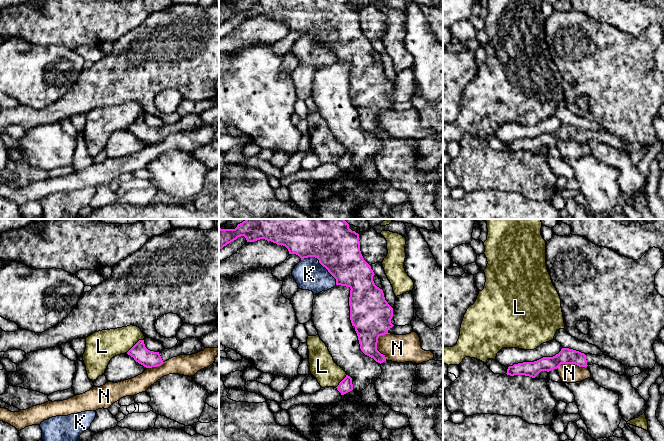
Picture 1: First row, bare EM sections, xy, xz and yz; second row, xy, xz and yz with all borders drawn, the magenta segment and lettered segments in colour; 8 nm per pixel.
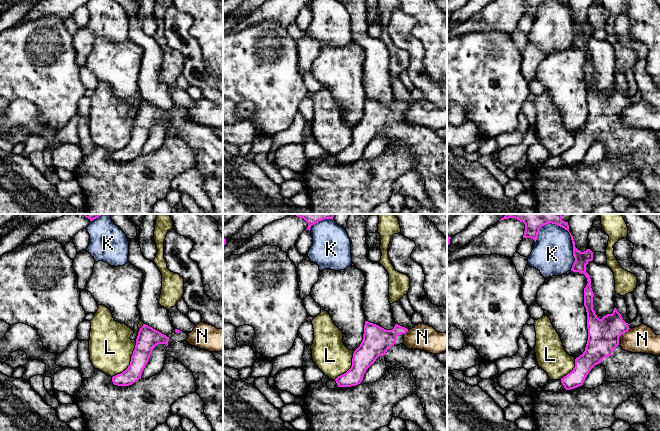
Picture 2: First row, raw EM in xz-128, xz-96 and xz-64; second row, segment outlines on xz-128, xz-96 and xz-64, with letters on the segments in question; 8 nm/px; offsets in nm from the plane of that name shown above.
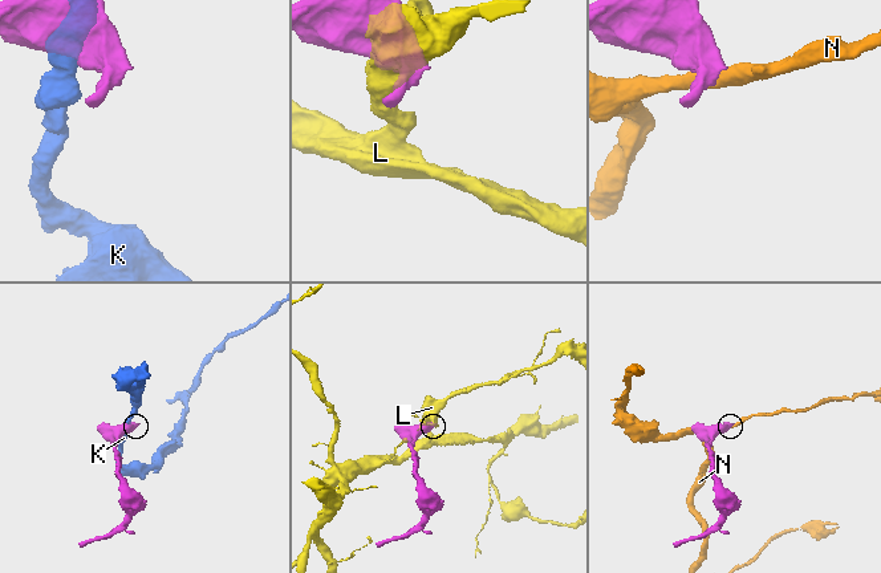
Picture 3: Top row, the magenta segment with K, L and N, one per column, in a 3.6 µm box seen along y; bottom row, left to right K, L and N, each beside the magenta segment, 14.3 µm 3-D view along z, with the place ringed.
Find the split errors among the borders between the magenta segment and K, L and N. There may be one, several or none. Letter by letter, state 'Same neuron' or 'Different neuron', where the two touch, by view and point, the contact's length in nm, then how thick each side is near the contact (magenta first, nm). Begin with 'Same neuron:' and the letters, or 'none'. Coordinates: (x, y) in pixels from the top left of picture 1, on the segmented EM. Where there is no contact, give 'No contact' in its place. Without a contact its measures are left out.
Same neuron: none
K: Different neuron. Touches magenta at xz (321, 264). Shared border 360 nm. Thickness 400 nm (magenta) against 240 nm
L: Different neuron. Touches magenta at xy (135, 344). Shared border 180 nm. Thickness 140 nm (magenta) against 240 nm
N: Different neuron. Touches magenta at xz (377, 342). Shared border 220 nm. Thickness 320 nm (magenta) against 220 nm

